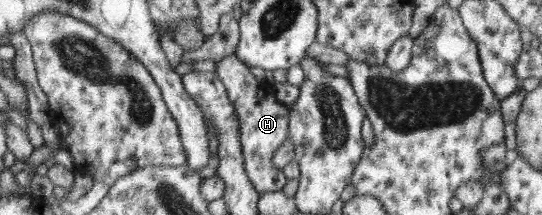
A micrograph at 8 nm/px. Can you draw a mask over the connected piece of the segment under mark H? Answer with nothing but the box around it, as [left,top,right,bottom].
[215,55,288,194]

